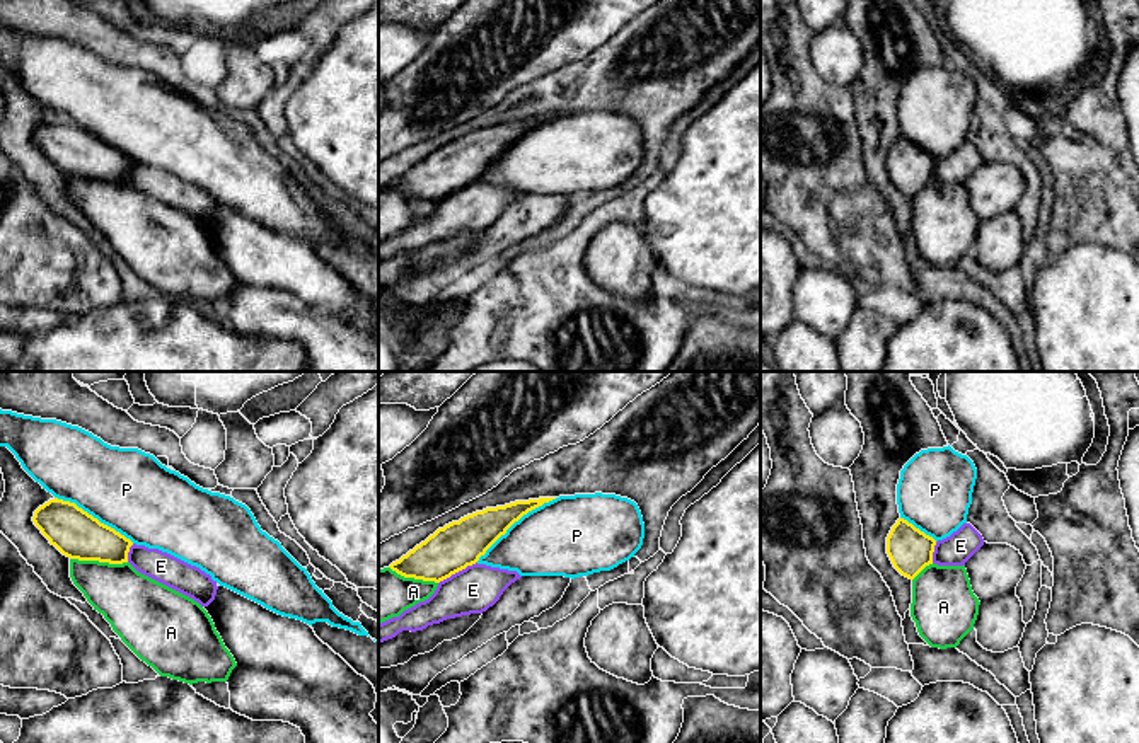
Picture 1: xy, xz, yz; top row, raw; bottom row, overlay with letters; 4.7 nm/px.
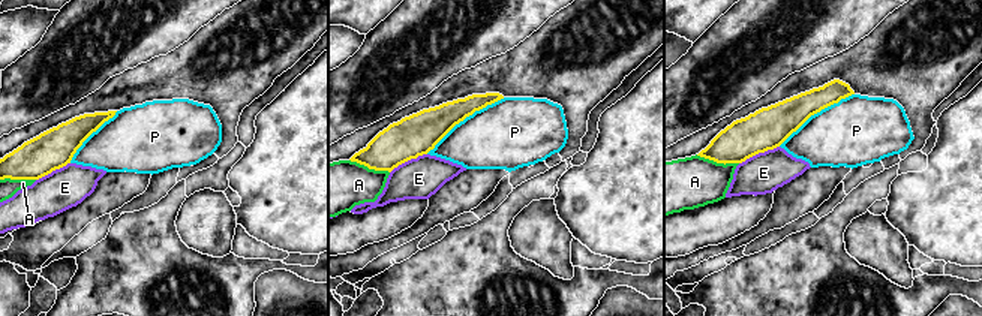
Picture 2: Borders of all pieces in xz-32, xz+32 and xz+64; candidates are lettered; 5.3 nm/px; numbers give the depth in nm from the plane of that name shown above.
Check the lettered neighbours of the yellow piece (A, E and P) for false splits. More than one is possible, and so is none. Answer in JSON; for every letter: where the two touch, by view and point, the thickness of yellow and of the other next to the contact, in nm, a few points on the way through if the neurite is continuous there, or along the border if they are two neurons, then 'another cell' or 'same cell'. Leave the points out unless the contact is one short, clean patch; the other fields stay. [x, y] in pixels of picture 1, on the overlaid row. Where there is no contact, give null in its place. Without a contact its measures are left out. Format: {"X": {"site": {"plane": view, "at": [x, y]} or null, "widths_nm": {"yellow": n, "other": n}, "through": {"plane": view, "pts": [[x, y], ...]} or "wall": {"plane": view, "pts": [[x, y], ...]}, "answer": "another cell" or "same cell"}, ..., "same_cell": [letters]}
{"A": {"site": {"plane": "xy", "at": [99, 561]}, "widths_nm": {"yellow": 220, "other": 280}, "answer": "another cell"}, "E": {"site": {"plane": "xz", "at": [457, 571]}, "widths_nm": {"yellow": 220, "other": 220}, "answer": "another cell"}, "P": {"site": {"plane": "xz", "at": [515, 520]}, "widths_nm": {"yellow": 200, "other": 360}, "answer": "same cell"}, "same_cell": ["P"]}

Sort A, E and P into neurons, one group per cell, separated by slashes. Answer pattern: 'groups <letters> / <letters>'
groups A E / P

